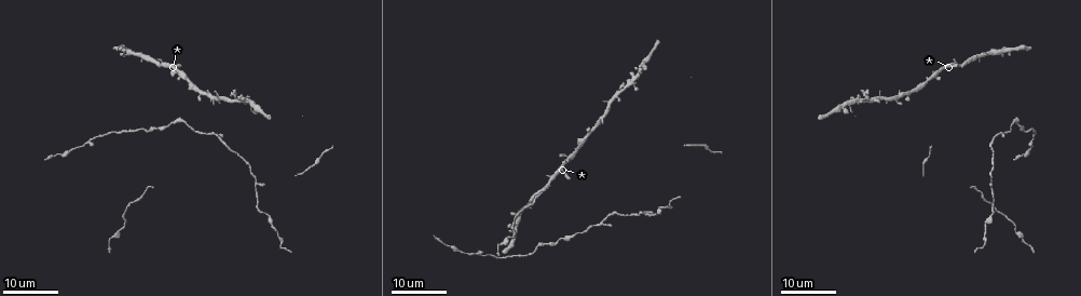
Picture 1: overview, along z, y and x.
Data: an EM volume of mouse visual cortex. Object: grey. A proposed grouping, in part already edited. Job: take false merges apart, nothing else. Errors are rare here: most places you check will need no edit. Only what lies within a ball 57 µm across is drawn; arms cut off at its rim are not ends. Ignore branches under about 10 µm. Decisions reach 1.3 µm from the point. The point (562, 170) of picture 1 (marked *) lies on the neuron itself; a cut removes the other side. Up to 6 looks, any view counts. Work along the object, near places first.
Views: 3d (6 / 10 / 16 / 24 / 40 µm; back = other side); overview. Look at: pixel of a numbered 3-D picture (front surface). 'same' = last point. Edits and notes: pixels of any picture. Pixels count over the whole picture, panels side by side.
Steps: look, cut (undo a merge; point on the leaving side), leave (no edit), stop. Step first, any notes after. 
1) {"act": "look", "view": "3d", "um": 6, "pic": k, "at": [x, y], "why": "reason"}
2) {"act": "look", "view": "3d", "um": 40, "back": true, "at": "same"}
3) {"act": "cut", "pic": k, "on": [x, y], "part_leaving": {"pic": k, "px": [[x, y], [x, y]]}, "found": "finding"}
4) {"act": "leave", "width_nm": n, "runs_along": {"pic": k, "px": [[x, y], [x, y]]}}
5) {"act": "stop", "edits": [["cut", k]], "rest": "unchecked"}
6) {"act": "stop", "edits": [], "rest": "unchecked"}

{"act": "look", "view": "3d", "um": 24, "pic": 1, "at": [538, 246]}

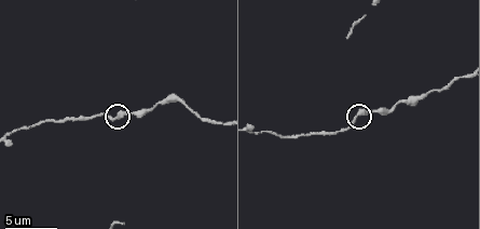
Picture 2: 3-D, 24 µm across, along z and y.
{"act": "look", "view": "3d", "um": 6, "pic": 2, "at": [121, 117]}

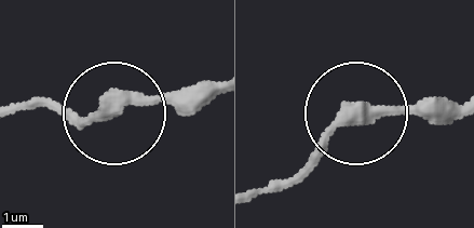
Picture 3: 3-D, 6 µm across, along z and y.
{"act": "leave", "width_nm": 340, "found": "continuous, no second neuron"}

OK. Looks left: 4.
{"act": "look", "view": "3d", "um": 10, "pic": 2, "at": [197, 113], "why": "thick turns thin"}

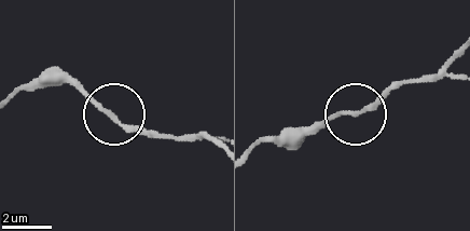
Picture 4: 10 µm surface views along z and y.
{"act": "leave", "width_nm": 200, "found": "one neuron here"}

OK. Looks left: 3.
{"act": "look", "view": "3d", "um": 16, "pic": 1, "at": [989, 179], "why": "three-way junction"}

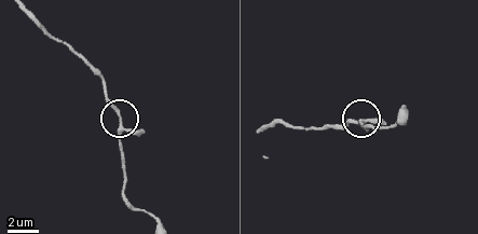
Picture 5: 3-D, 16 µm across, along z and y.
{"act": "look", "view": "3d", "um": 10, "pic": 5, "at": [119, 119]}

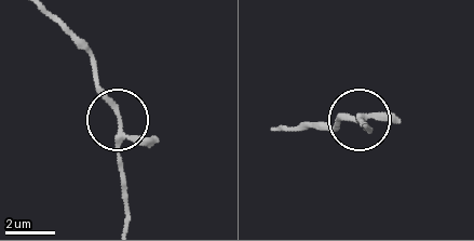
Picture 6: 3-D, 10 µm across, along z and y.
{"act": "leave", "runs_along": {"pic": 6, "px": [[52, 16], [93, 59], [116, 116], [120, 188]]}, "found": "all the same neuron"}

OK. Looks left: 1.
{"act": "stop", "edits": [], "rest": "unchecked"}

